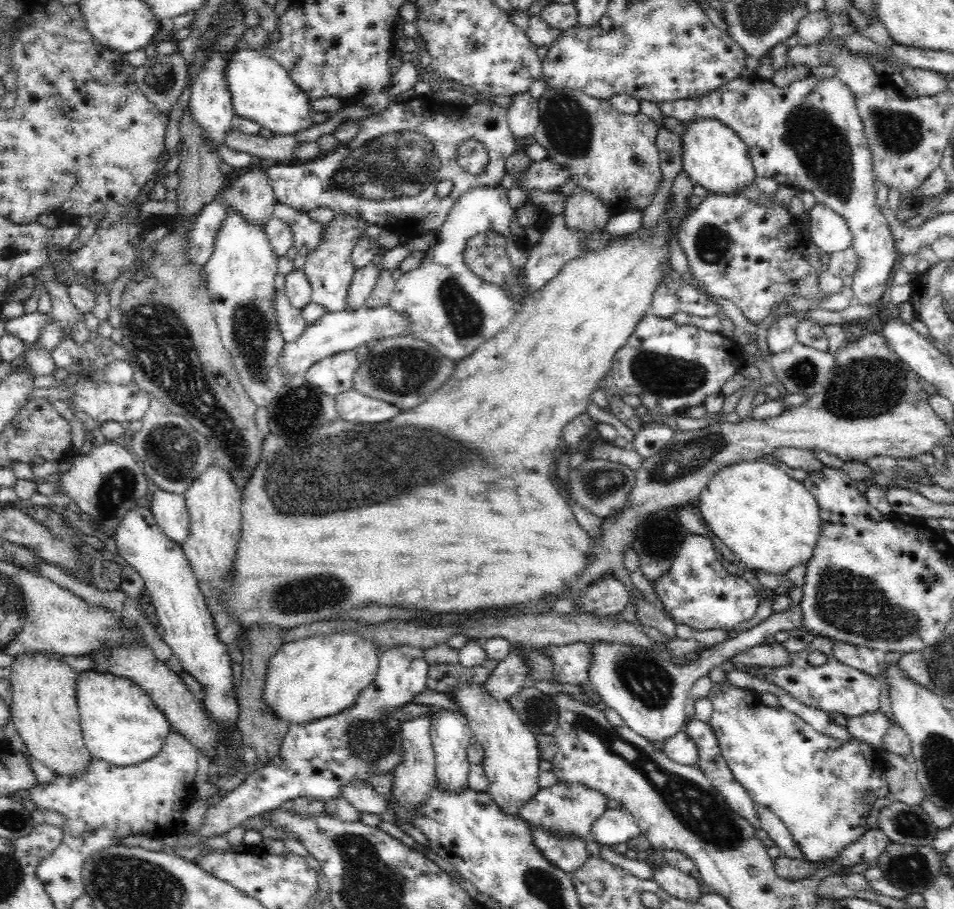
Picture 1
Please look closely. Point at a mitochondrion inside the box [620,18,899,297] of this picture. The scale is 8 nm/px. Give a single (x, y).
(822, 147)

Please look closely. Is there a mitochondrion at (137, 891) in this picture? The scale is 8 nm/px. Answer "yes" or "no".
yes

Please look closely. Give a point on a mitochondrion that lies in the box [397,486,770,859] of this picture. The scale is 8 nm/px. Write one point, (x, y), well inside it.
(694, 806)

